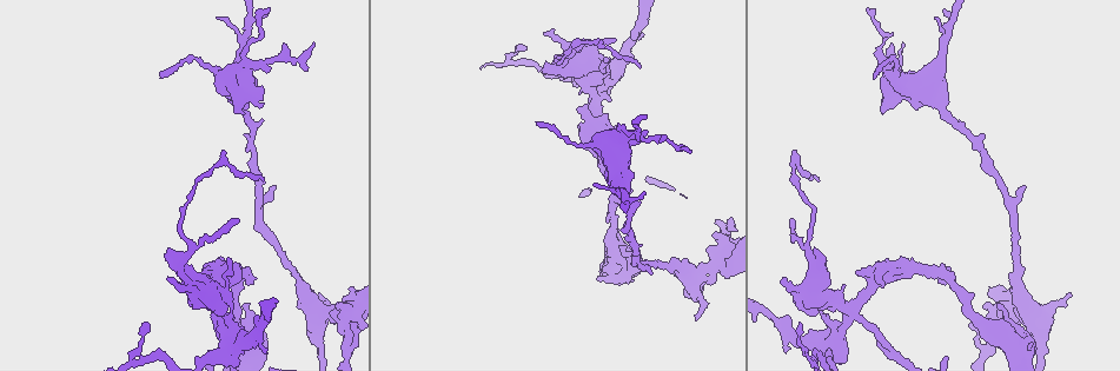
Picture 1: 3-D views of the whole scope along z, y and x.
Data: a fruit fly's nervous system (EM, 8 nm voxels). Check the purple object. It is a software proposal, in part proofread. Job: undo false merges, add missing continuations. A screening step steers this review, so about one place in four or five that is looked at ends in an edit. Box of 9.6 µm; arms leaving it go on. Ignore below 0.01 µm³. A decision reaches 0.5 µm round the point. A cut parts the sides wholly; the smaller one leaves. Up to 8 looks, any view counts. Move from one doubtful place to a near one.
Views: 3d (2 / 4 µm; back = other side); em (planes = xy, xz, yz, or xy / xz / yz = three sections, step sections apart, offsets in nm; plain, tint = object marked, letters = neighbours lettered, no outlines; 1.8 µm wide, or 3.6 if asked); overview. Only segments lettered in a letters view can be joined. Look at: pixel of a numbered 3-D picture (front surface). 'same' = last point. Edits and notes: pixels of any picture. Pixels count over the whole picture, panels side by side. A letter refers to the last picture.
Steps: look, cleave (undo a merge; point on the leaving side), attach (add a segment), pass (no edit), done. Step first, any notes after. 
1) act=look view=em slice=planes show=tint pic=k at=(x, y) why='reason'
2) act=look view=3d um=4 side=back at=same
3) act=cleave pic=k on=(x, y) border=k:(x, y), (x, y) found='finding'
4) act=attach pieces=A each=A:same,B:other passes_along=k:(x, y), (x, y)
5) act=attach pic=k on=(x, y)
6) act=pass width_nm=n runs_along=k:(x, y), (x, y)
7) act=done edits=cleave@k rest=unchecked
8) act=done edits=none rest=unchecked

act=look view=em um=3.6 slice=yz step=16 show=letters pic=1 at=(222, 273)

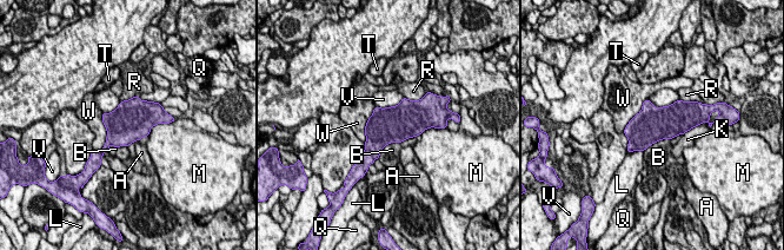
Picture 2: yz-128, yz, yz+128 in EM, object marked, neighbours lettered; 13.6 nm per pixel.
act=look view=em um=3.6 slice=planes show=letters at=same why='another direction'

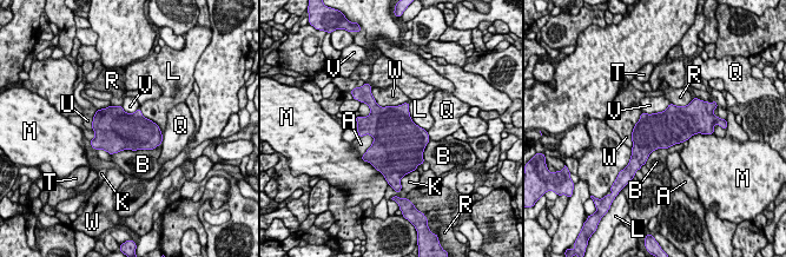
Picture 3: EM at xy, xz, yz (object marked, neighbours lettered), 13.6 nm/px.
act=pass width_nm=500 each=A:other,B:other,K:other,L:other,M:other,Q:other,R:other,T:other,U:other,V:other,W:other border=3:(669, 103), (661, 111), (642, 113) found='one neuron here'

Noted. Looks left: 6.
act=look view=3d um=4 pic=1 at=(230, 345) why='sharp bend'

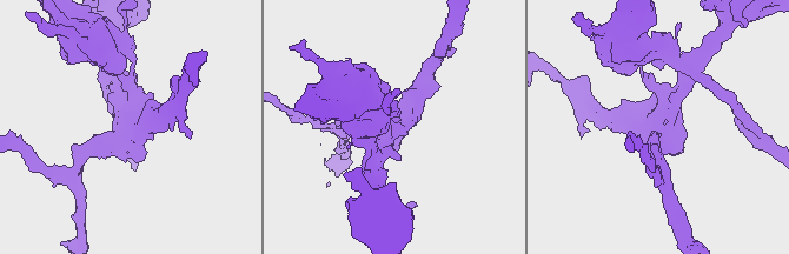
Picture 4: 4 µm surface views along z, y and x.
act=look view=em slice=xz step=16 show=tint pic=4 at=(127, 128) why='now the EM'

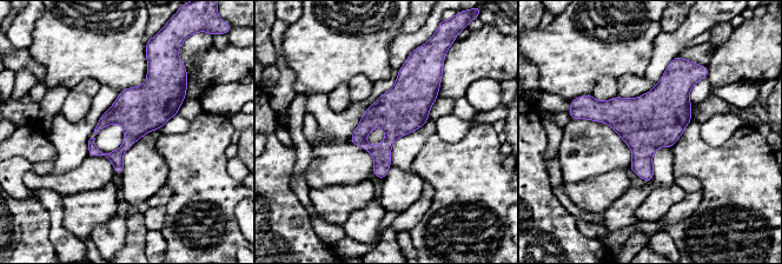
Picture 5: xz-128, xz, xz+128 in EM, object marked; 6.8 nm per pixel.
act=look view=em slice=planes show=letters at=same why='cut it another way'

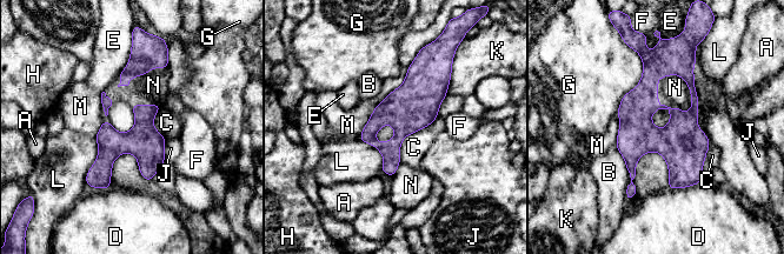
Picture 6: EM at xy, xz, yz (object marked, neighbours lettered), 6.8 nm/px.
act=pass width_nm=240 each=A:other,B:other,C:other,D:other,E:other,F:other,G:other,H:other,J:other,K:other,L:other,M:other,N:other found='continuous, no second neuron'

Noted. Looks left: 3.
act=look view=3d um=2 side=back pic=1 at=(693, 277) why='four arms meet'

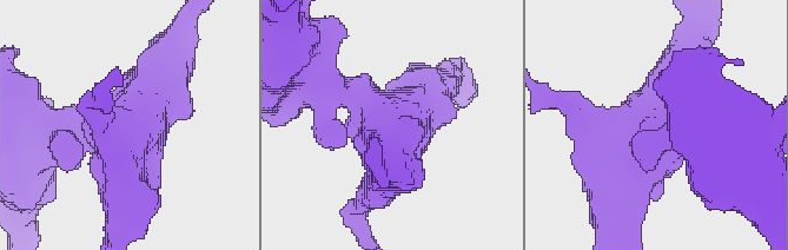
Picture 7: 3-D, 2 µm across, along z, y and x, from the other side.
act=look view=em slice=yz step=16 show=letters pic=7 at=(386, 119) arms=4

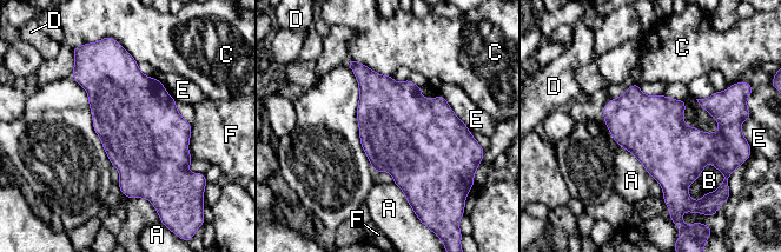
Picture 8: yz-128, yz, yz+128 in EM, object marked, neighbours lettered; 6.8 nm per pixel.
act=pass each=A:other,B:other,C:other,D:other,E:other,F:other border=8:(682, 100), (688, 125), (720, 127) found='continuous, no second neuron'

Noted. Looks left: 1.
act=done edits=none rest=unchecked

